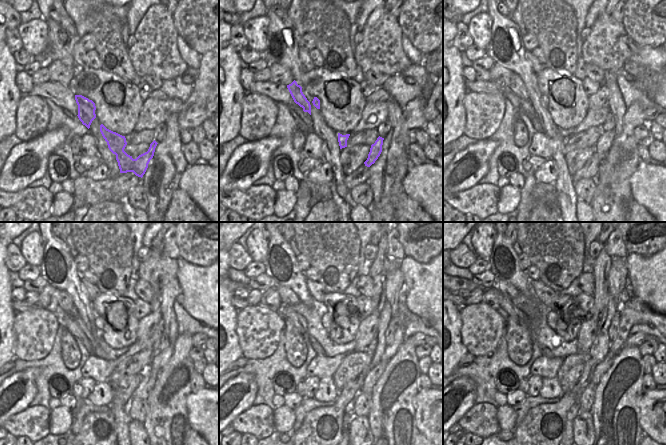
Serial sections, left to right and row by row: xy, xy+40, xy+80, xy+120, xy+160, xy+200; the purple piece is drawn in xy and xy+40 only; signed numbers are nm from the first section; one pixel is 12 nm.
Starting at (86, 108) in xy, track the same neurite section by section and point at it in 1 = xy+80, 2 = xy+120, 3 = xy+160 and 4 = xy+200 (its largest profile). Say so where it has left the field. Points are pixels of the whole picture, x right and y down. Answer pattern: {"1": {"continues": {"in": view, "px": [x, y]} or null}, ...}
{"1": {"continues": {"in": "xy+80", "px": [516, 84]}}, "2": {"continues": {"in": "xy+120", "px": [65, 301]}}, "3": {"continues": {"in": "xy+160", "px": [287, 295]}}, "4": {"continues": {"in": "xy+200", "px": [507, 289]}}}

